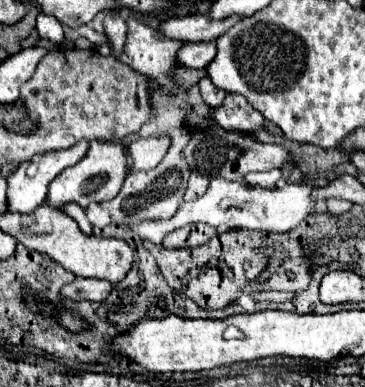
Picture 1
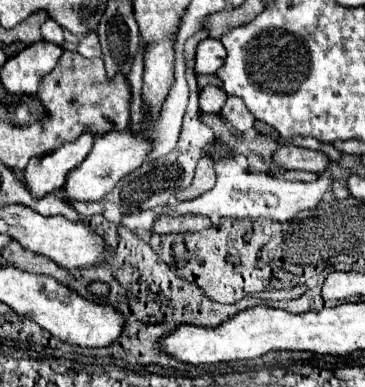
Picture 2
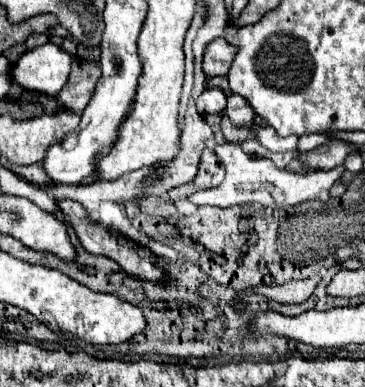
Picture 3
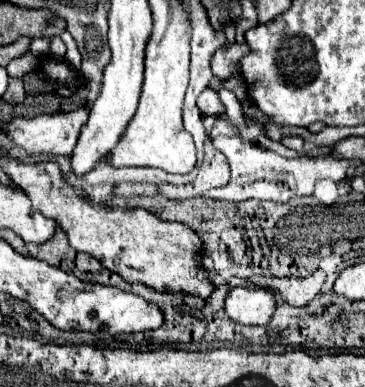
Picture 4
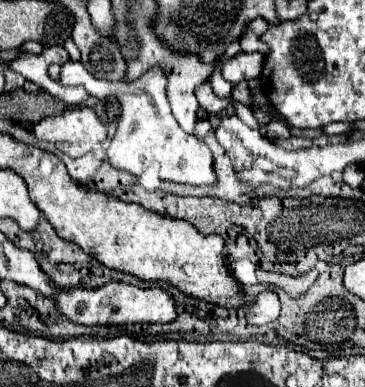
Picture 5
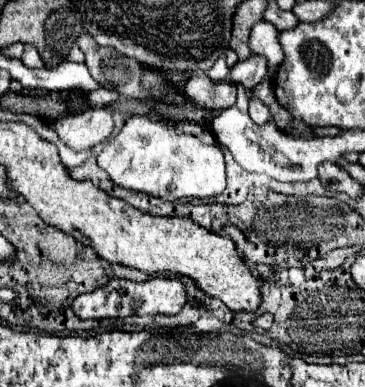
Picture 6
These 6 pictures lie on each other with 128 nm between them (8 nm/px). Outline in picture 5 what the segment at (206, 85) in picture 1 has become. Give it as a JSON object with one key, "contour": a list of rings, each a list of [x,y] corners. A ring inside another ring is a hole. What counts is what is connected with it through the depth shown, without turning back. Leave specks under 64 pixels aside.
{"contour":[[[208,80],[196,88],[196,100],[198,100],[198,104],[200,104],[206,112],[210,112],[210,114],[218,114],[218,112],[226,110],[226,108],[232,104],[232,98],[220,100],[220,98],[212,92],[212,86],[210,86]]]}

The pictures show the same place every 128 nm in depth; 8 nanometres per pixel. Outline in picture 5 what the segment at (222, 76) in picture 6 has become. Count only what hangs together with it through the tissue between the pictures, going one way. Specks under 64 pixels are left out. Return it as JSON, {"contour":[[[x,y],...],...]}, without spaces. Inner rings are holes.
{"contour":[[[216,68],[210,76],[210,82],[212,82],[212,88],[214,88],[214,94],[220,96],[220,98],[228,98],[230,92],[232,92],[232,84],[228,84],[224,78],[222,78],[222,72],[220,68]]]}

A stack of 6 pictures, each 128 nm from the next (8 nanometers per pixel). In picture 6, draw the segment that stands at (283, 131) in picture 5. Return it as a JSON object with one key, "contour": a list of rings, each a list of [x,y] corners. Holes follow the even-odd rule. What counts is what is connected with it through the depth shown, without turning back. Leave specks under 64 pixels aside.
{"contour":[[[248,96],[248,100],[250,100],[250,118],[254,120],[254,122],[266,122],[266,120],[270,120],[272,118],[272,114],[270,114],[270,110],[260,102],[260,100],[256,100],[254,96]]]}

